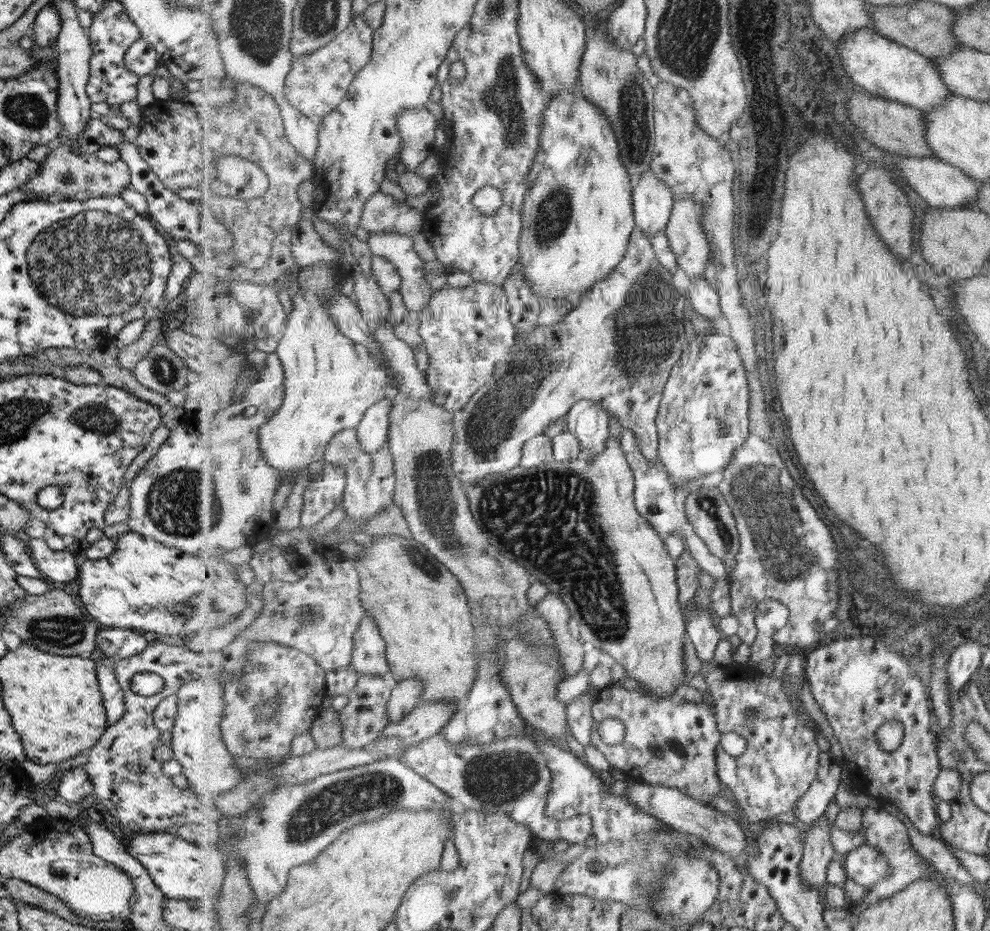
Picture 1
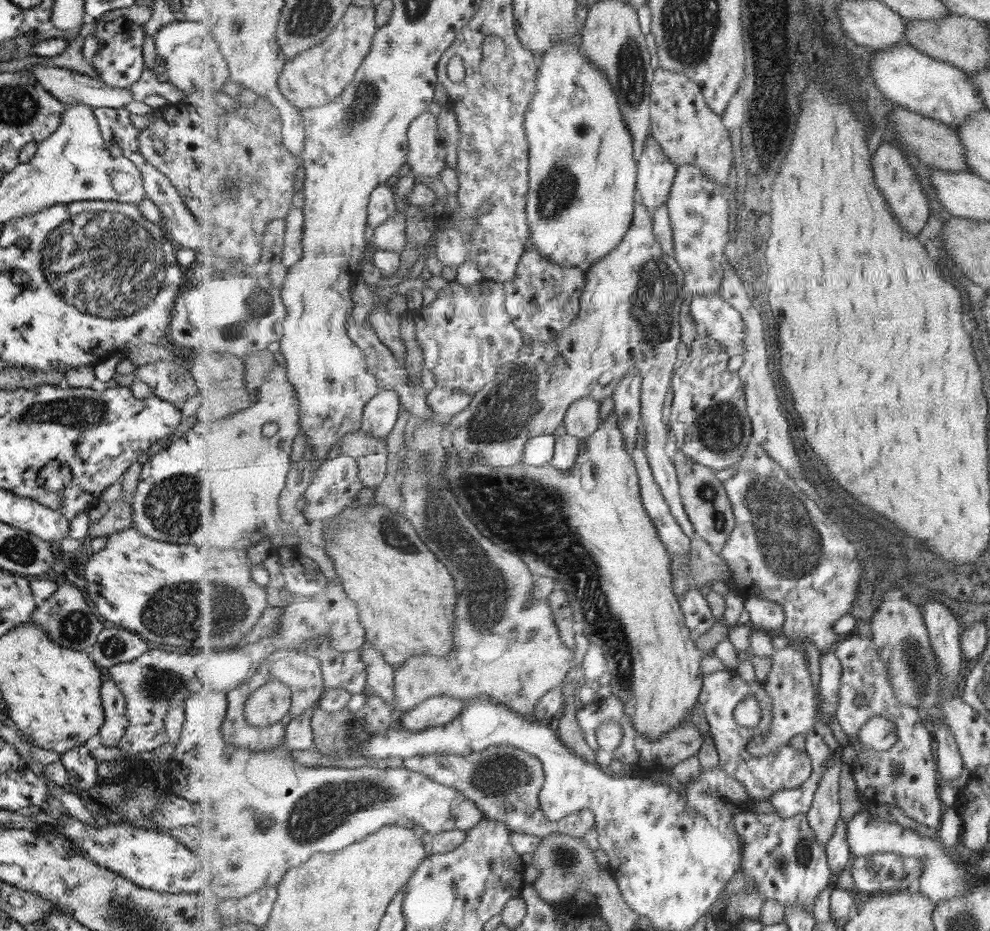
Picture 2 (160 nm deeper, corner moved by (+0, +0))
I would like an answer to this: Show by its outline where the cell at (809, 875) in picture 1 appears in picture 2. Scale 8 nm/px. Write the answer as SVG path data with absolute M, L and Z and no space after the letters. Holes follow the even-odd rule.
M839 748L828 761L821 777L819 788L809 810L808 818L818 841L826 848L837 824L841 820L842 804L840 803L840 778L844 765L844 752Z

